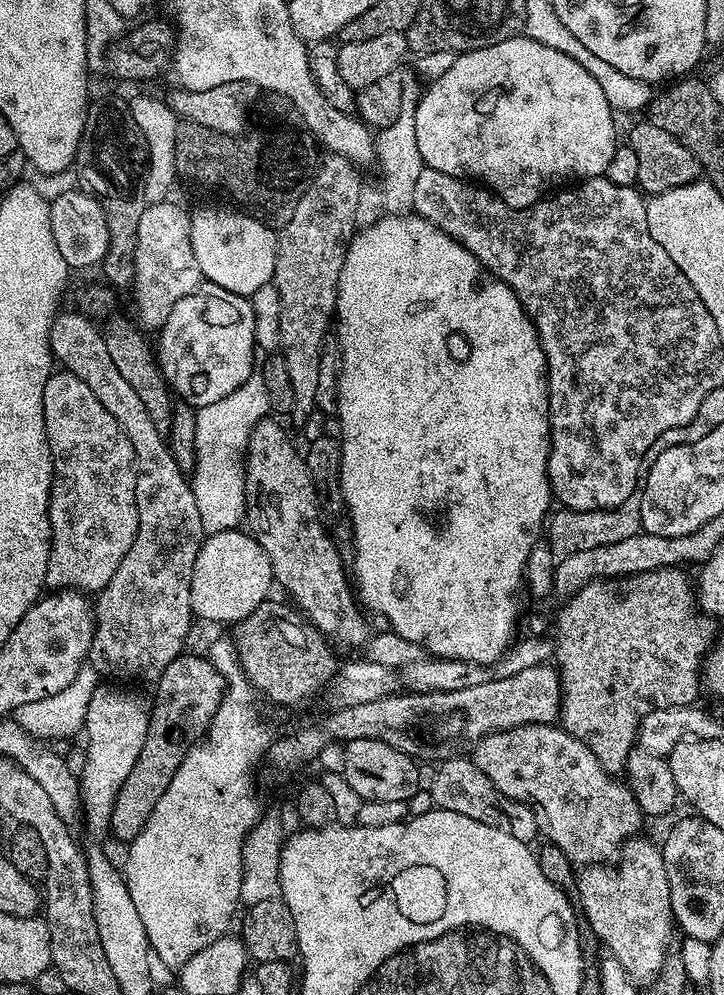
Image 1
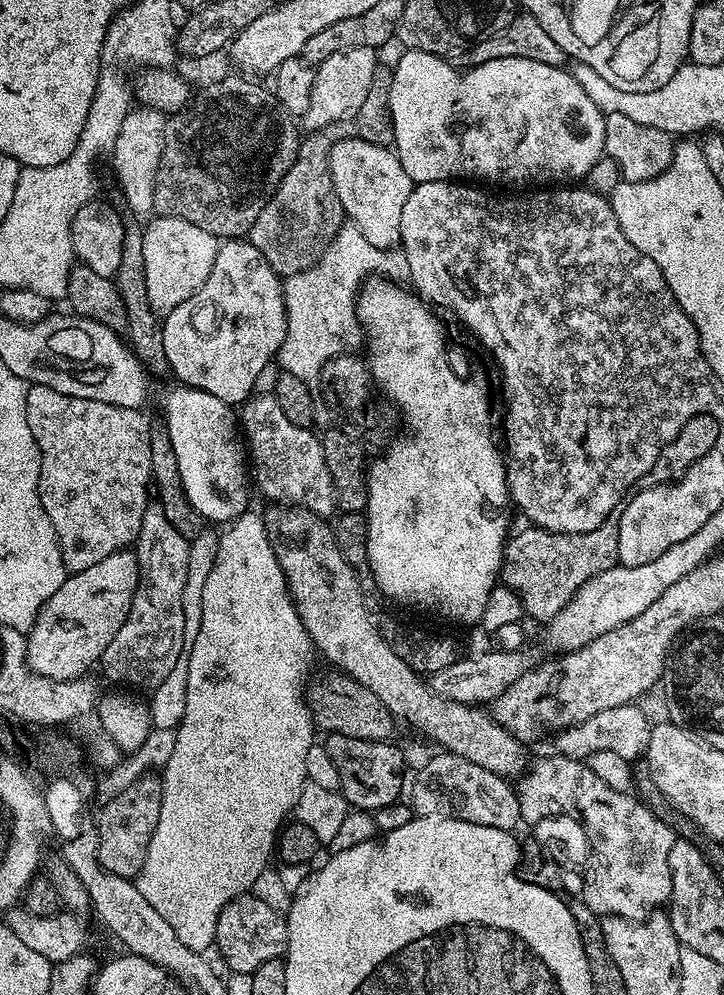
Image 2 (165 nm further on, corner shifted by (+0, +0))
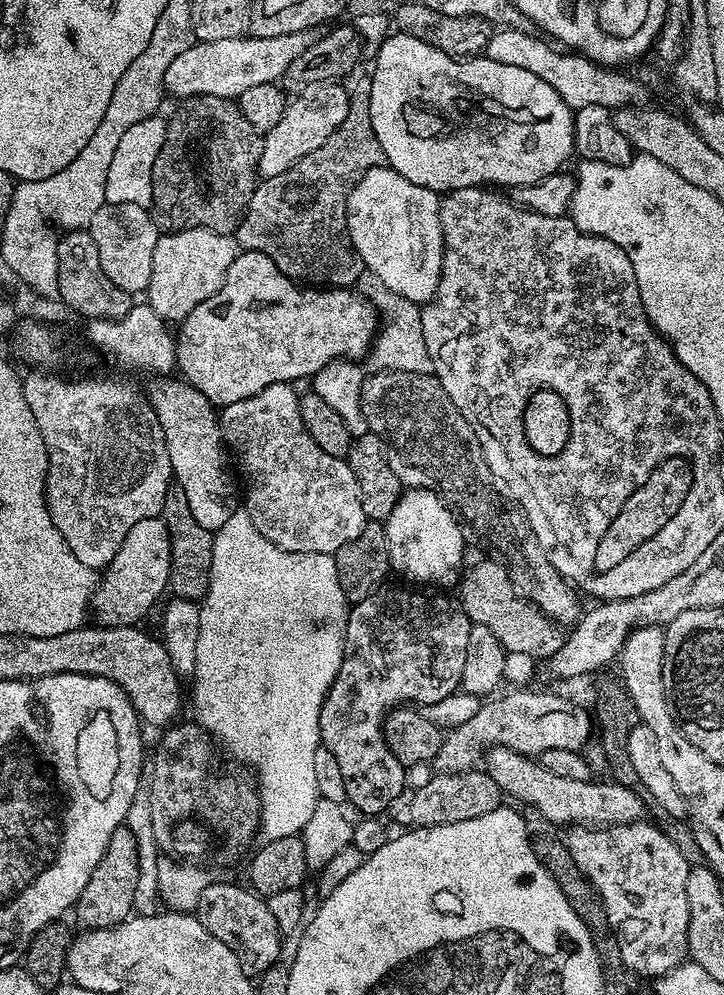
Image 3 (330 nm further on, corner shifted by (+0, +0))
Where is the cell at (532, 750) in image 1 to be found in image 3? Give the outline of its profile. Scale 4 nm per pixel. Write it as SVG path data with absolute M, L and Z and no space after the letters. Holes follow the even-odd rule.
M652 822L576 826L571 832L570 847L574 862L602 898L606 918L622 950L622 962L629 973L659 978L685 963L689 959L690 906L686 902L686 878L690 863L682 858L674 842Z

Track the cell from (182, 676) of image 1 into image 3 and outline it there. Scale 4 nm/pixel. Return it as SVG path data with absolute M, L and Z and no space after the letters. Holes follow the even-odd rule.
M128 826L114 830L110 842L106 846L106 854L102 862L90 874L90 882L82 890L74 905L76 920L84 930L93 928L113 928L133 915L132 903L136 900L136 887L140 884L140 844Z

